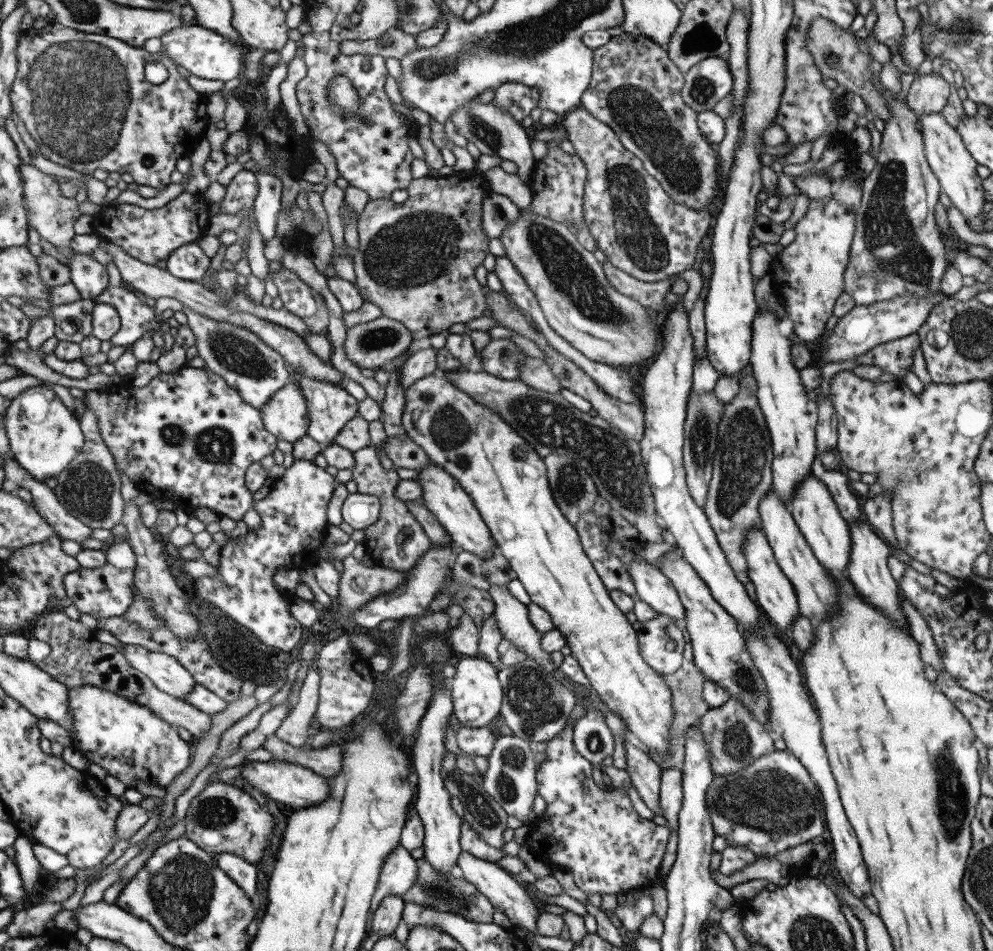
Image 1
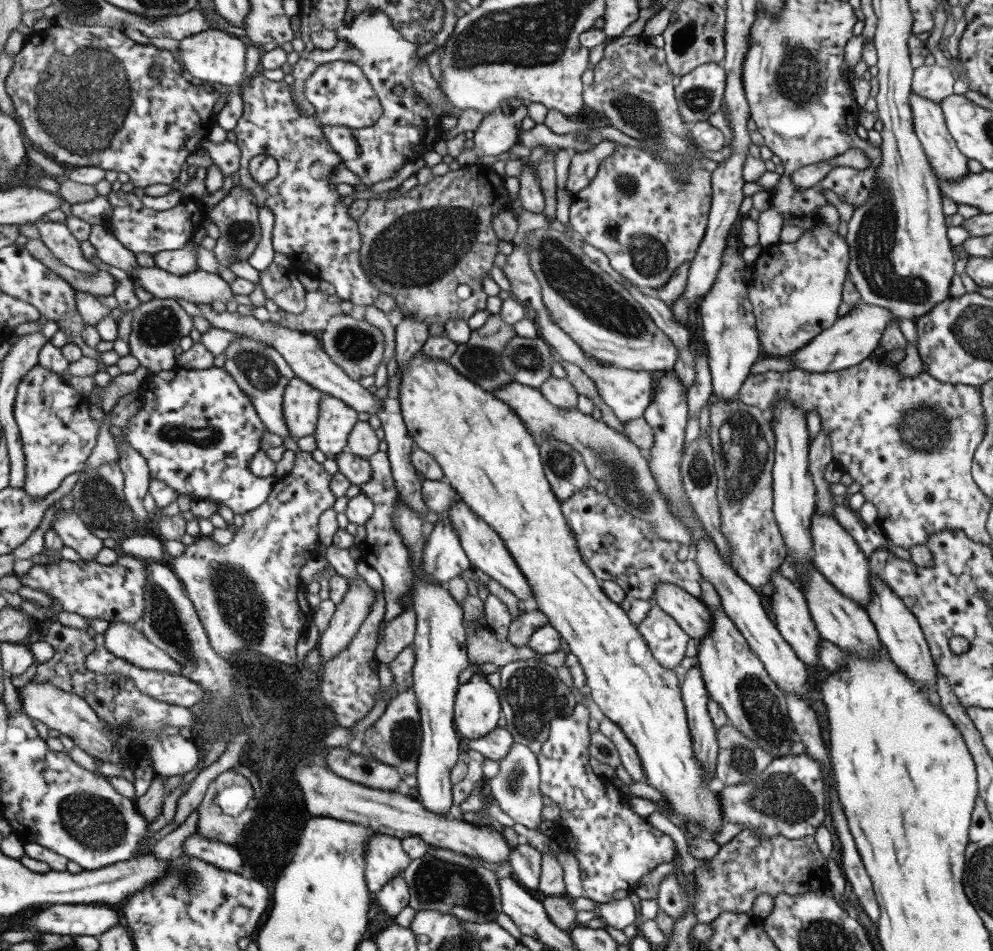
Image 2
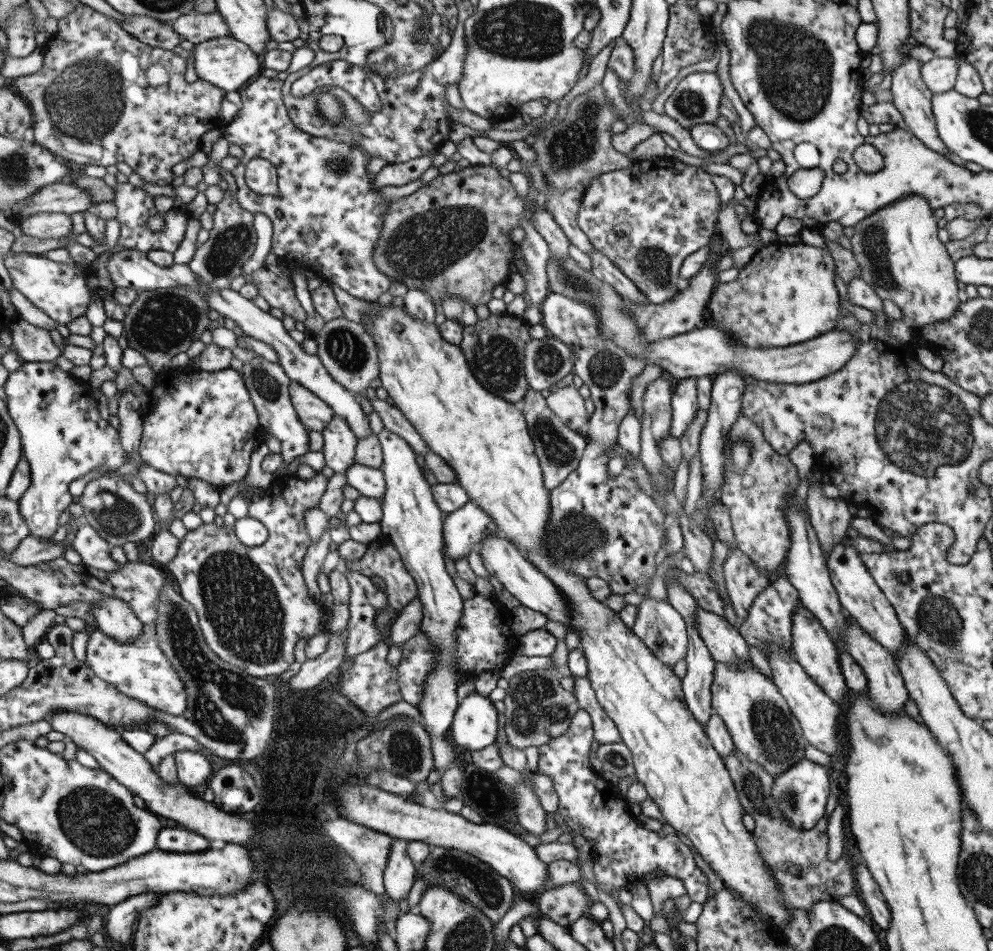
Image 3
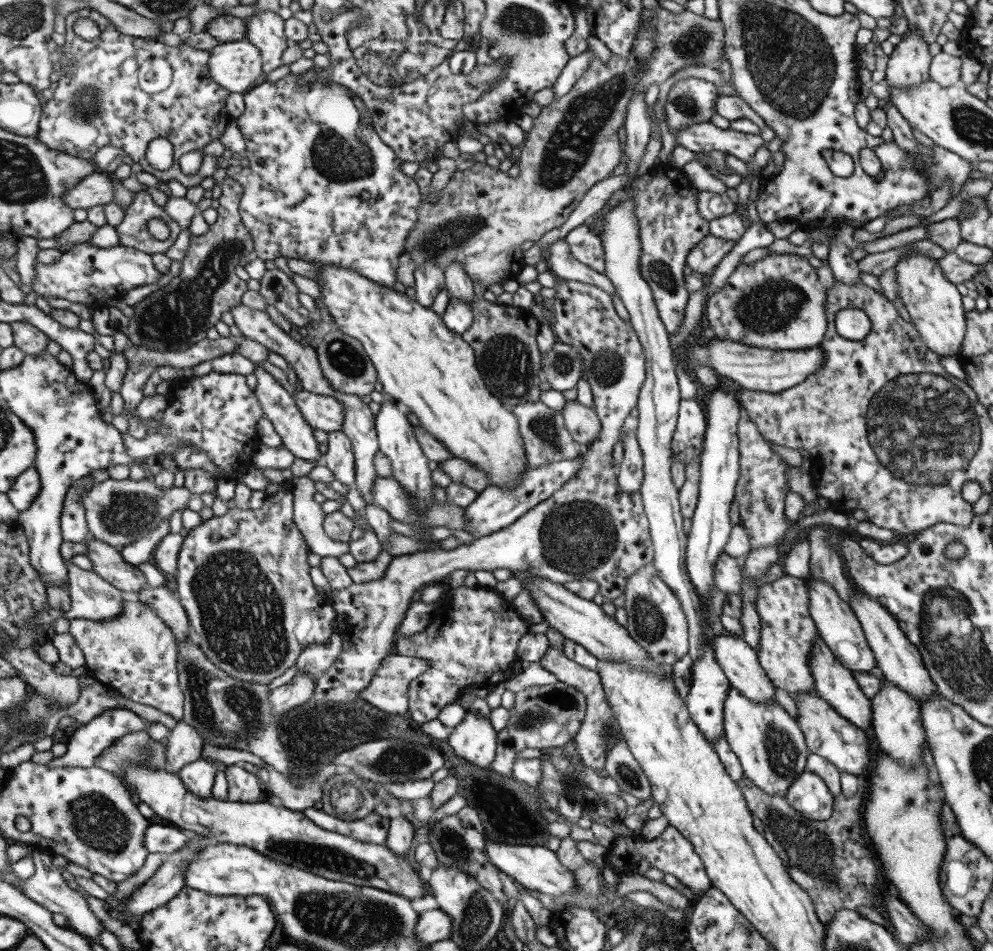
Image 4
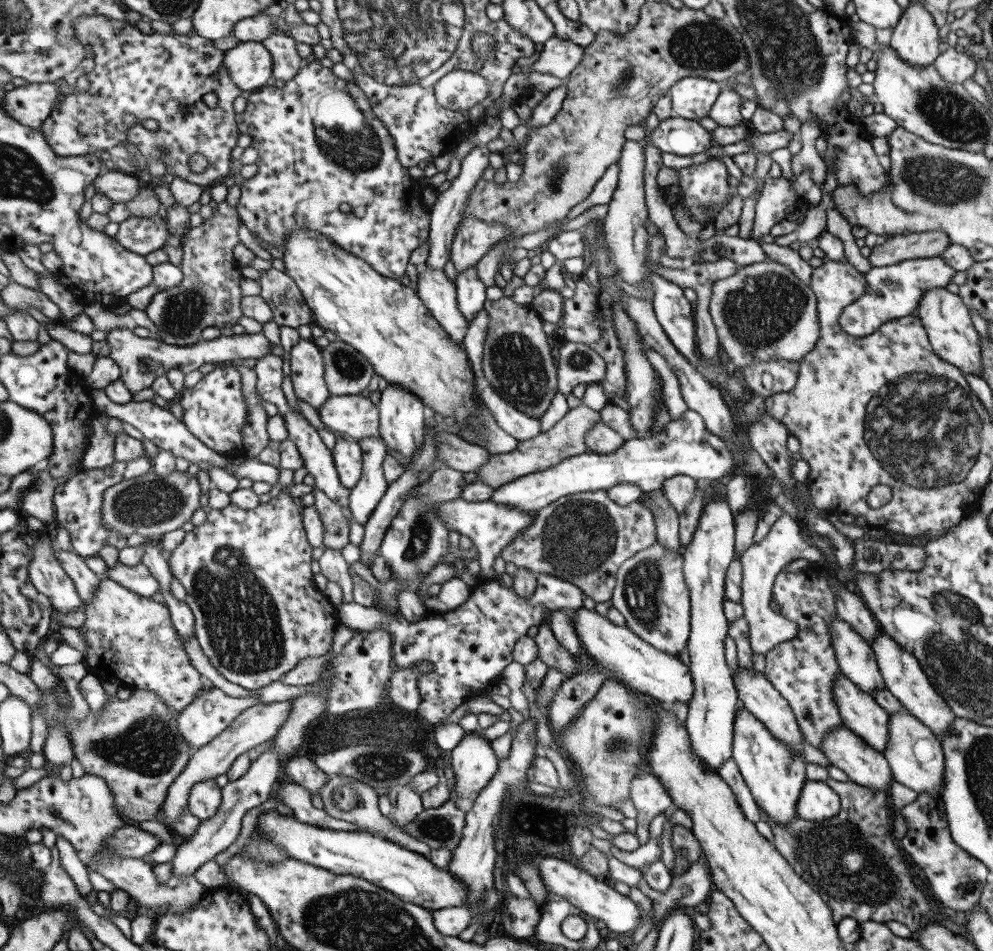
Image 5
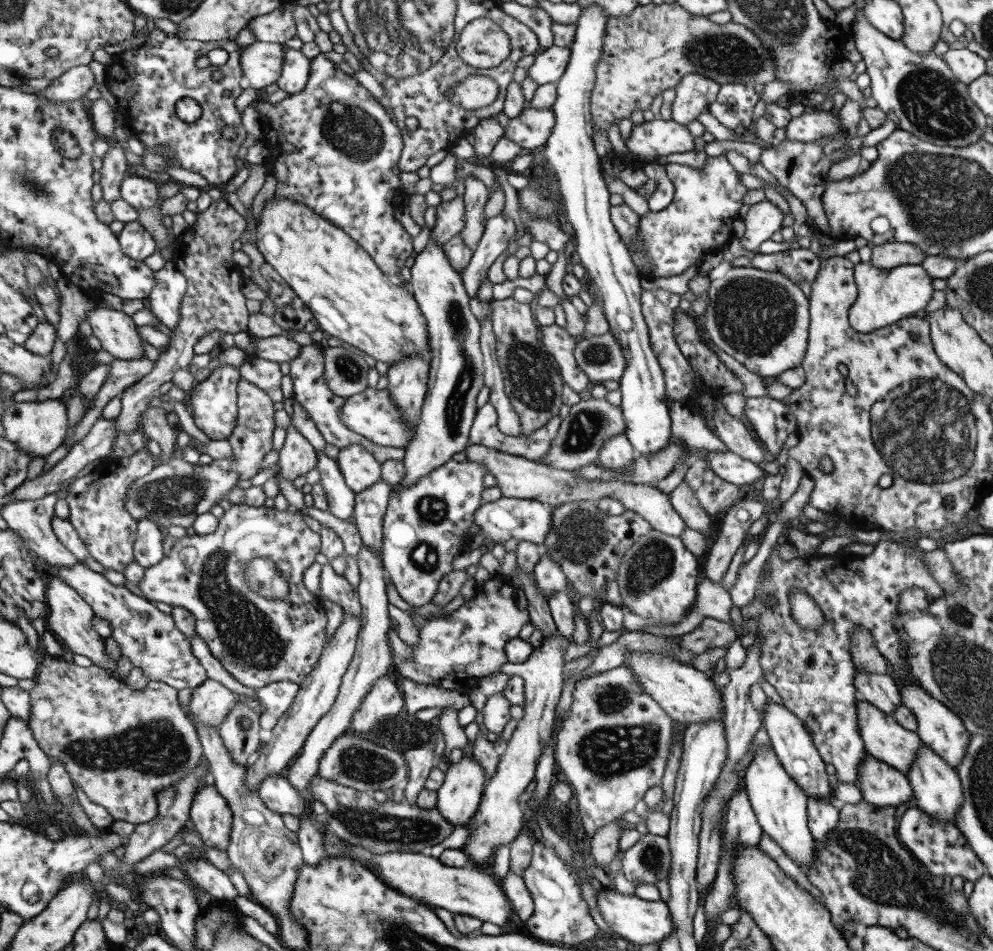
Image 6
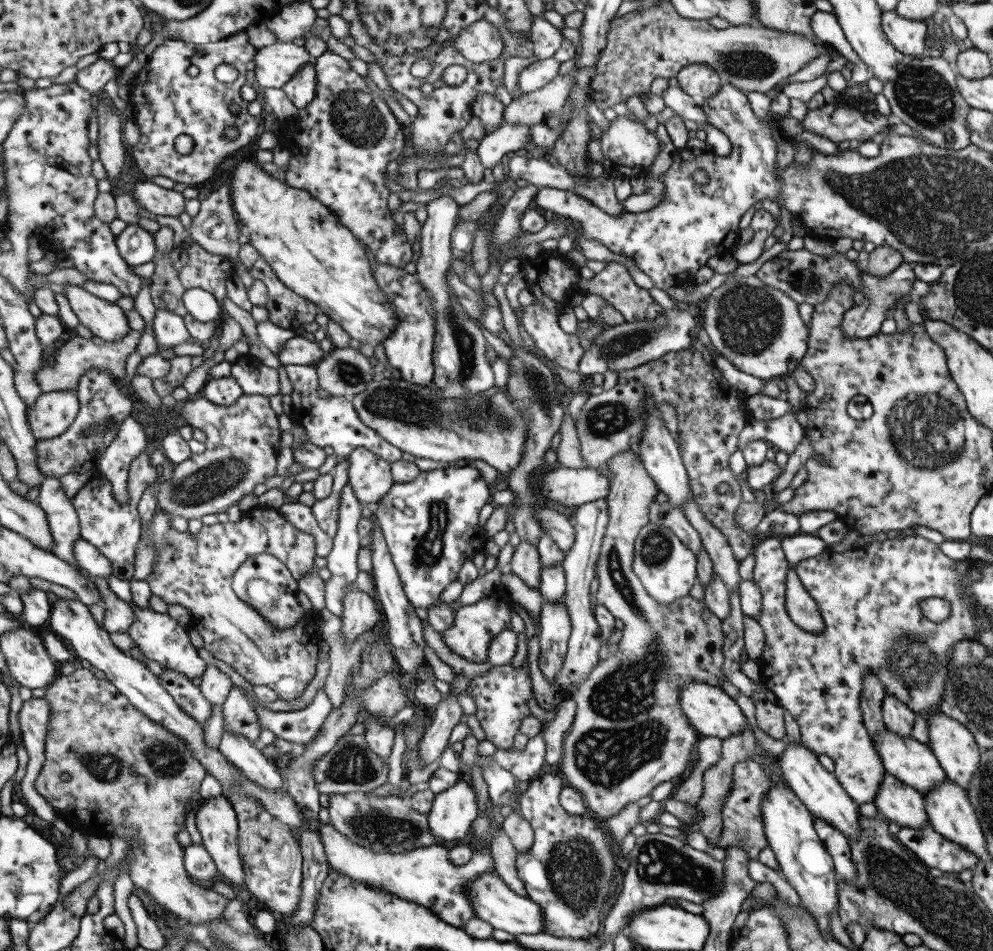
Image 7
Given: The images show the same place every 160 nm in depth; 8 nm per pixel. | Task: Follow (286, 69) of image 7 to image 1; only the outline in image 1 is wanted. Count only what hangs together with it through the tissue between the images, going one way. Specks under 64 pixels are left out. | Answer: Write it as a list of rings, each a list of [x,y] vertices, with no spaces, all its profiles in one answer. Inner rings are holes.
[[[191,23],[181,26],[177,30],[169,30],[160,38],[162,49],[169,55],[171,61],[183,66],[186,70],[199,78],[207,80],[222,80],[229,82],[237,77],[242,77],[245,65],[245,50],[243,45],[221,36],[216,31]]]

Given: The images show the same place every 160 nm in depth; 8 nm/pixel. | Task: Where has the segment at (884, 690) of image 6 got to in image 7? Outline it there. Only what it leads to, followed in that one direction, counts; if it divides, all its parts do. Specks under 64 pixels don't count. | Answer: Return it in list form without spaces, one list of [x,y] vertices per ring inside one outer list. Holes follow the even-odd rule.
[[[885,692],[880,707],[885,728],[899,738],[911,738],[912,722],[916,714],[893,695],[885,695]]]

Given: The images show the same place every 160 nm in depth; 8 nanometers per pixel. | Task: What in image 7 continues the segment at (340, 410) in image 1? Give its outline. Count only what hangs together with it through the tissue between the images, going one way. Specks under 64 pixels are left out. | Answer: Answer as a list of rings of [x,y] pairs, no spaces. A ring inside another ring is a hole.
[[[363,447],[346,456],[348,486],[360,504],[378,503],[394,484],[390,464]]]

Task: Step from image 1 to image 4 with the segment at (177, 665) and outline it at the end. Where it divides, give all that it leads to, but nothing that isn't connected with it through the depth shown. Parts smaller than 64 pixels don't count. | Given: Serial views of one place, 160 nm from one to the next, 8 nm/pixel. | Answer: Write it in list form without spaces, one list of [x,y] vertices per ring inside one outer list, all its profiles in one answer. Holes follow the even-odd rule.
[[[71,559],[67,565],[72,610],[64,616],[70,622],[73,619],[111,620],[125,613],[128,595],[95,571],[79,568]]]

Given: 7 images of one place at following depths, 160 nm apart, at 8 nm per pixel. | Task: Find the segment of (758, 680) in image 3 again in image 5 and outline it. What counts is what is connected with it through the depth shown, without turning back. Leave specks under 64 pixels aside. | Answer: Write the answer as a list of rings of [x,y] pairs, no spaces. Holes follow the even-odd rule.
[[[745,709],[734,714],[732,729],[730,757],[736,762],[753,800],[778,825],[786,827],[793,817],[797,817],[795,803],[806,779],[804,760],[799,755],[792,755],[785,743],[777,742],[767,727]]]

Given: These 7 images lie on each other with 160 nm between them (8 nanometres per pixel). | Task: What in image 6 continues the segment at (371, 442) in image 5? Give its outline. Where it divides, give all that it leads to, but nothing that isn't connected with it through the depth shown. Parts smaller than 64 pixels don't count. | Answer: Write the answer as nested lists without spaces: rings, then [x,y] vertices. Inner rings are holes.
[[[377,480],[367,490],[356,494],[356,505],[353,506],[355,528],[363,545],[367,545],[380,558],[382,542],[382,517],[386,511],[390,486]]]

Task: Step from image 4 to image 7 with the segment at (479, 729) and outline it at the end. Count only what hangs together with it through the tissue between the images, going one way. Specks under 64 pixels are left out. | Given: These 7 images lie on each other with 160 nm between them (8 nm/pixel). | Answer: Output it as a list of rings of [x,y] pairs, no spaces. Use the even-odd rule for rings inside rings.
[[[463,776],[457,779],[449,788],[434,795],[431,808],[426,814],[430,833],[439,846],[449,849],[467,836],[471,823],[477,818],[478,803],[469,780]]]

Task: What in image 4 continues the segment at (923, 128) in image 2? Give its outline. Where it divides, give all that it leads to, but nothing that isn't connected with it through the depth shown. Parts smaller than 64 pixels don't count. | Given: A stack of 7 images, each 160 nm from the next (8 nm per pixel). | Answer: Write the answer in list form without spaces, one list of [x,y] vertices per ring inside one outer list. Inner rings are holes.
[[[915,29],[907,30],[888,56],[884,80],[896,88],[917,86],[929,79],[928,66],[931,58],[928,45],[921,39],[921,35]]]

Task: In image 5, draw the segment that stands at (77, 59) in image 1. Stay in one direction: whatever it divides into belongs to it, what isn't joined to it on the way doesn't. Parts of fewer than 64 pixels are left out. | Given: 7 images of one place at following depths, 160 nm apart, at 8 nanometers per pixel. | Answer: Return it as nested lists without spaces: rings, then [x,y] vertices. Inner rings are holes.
[[[84,16],[75,22],[75,31],[81,43],[92,48],[94,53],[94,69],[87,74],[90,88],[81,94],[66,94],[61,97],[53,108],[51,116],[43,124],[42,132],[53,150],[62,157],[85,156],[93,152],[101,152],[117,146],[121,142],[134,144],[147,159],[163,160],[165,170],[173,176],[184,178],[193,184],[208,186],[217,178],[231,174],[231,152],[237,148],[242,135],[237,126],[237,112],[233,110],[235,100],[242,96],[243,91],[231,78],[225,65],[225,51],[215,47],[215,42],[198,36],[196,33],[177,36],[143,34],[129,22],[111,20],[105,16]],[[218,74],[219,79],[213,76]],[[213,92],[218,97],[217,106],[211,108],[205,104],[205,94]],[[181,104],[187,104],[187,114],[181,110]],[[123,114],[131,114],[139,118],[138,123],[131,127],[125,126]],[[141,118],[151,118],[159,128],[151,132],[141,125]],[[162,148],[168,150],[168,155],[162,158]],[[194,154],[204,154],[210,160],[208,170],[203,174],[192,172],[190,160]]]

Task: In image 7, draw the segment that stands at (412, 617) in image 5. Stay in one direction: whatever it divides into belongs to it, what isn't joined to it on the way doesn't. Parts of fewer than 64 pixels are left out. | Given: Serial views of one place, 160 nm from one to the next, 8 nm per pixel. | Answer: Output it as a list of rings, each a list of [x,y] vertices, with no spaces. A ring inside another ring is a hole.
[[[460,463],[458,465],[451,465],[447,467],[446,465],[440,465],[436,470],[429,470],[429,472],[419,472],[417,473],[417,478],[411,482],[405,483],[394,483],[381,501],[377,503],[377,510],[374,512],[374,517],[378,528],[383,536],[384,542],[386,544],[387,552],[389,553],[390,559],[398,572],[398,577],[401,583],[401,587],[407,601],[413,606],[413,608],[427,609],[436,604],[439,594],[443,592],[443,588],[447,584],[451,584],[458,577],[458,572],[460,571],[461,565],[465,559],[471,559],[475,554],[481,553],[484,543],[487,540],[487,536],[483,528],[478,525],[478,514],[479,510],[489,504],[490,494],[492,487],[488,487],[481,476],[482,472],[479,472],[472,464]]]

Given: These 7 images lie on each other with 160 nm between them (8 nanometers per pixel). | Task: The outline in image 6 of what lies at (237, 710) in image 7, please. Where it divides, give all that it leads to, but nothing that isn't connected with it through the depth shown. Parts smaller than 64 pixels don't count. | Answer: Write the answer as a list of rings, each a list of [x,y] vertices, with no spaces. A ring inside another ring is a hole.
[[[238,701],[233,712],[220,726],[219,735],[231,753],[231,758],[248,767],[253,752],[262,747],[260,713],[251,710],[244,702]]]

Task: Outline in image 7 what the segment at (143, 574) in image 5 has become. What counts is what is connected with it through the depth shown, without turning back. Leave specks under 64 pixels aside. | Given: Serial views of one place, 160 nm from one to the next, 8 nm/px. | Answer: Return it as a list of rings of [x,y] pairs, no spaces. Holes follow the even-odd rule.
[[[257,507],[245,513],[238,522],[227,521],[224,524],[219,522],[213,526],[203,526],[196,535],[179,532],[173,527],[173,530],[167,534],[167,541],[169,544],[160,556],[156,571],[147,580],[153,590],[153,595],[160,597],[168,605],[177,604],[188,609],[193,617],[194,627],[204,638],[204,651],[230,665],[253,687],[269,686],[286,701],[300,697],[317,674],[317,653],[321,640],[319,616],[311,613],[297,621],[292,627],[281,630],[275,628],[257,610],[253,610],[253,606],[249,606],[245,600],[241,600],[235,594],[233,576],[247,558],[266,552],[280,558],[298,580],[305,572],[315,568],[315,556],[317,556],[315,538],[303,530],[297,530],[291,522],[287,522],[279,514],[277,509]]]

